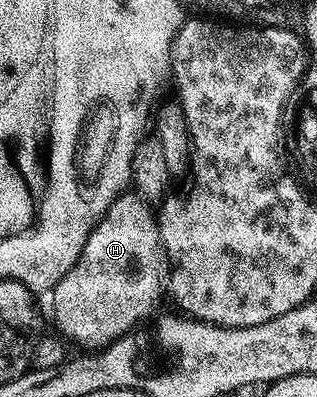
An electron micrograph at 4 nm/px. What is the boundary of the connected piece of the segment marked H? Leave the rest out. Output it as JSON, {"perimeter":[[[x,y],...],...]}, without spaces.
{"perimeter":[[[121,193],[105,215],[93,227],[77,263],[50,290],[51,313],[55,316],[55,325],[68,342],[72,341],[83,351],[98,351],[111,345],[118,337],[142,326],[143,321],[165,297],[165,282],[169,277],[167,252],[163,249],[163,240],[159,234],[157,213],[138,193]]]}

